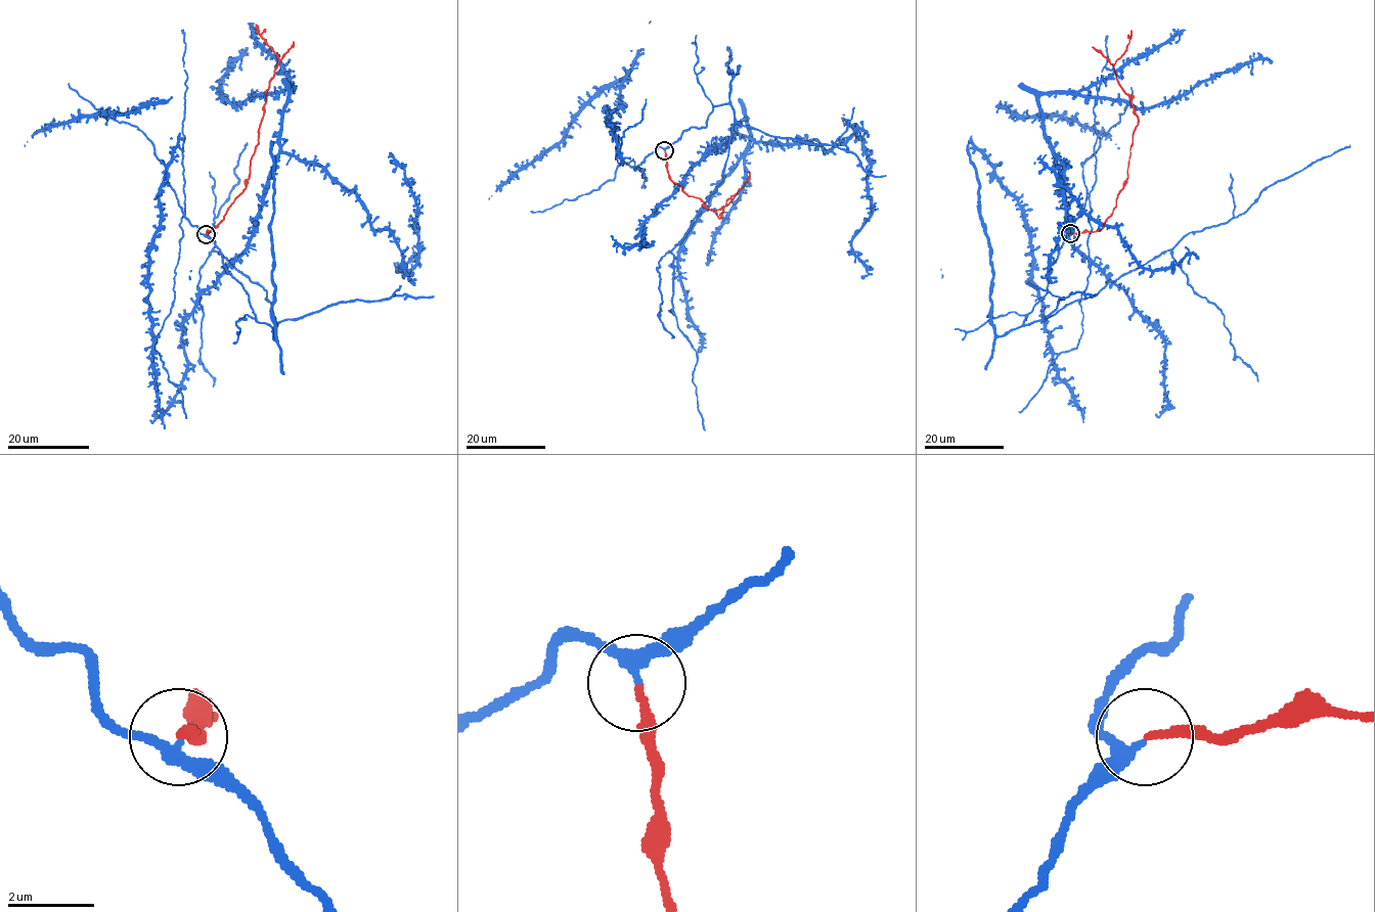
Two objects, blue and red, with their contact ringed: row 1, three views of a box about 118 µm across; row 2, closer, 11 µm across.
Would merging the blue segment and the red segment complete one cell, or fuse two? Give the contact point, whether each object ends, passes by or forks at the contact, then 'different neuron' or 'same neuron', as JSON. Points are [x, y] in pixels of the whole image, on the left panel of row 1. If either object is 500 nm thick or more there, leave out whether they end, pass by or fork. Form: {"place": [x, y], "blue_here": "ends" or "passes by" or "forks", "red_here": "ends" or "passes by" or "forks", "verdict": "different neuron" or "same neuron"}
{"place": [206, 234], "blue_here": "passes by", "red_here": "ends", "verdict": "same neuron"}

